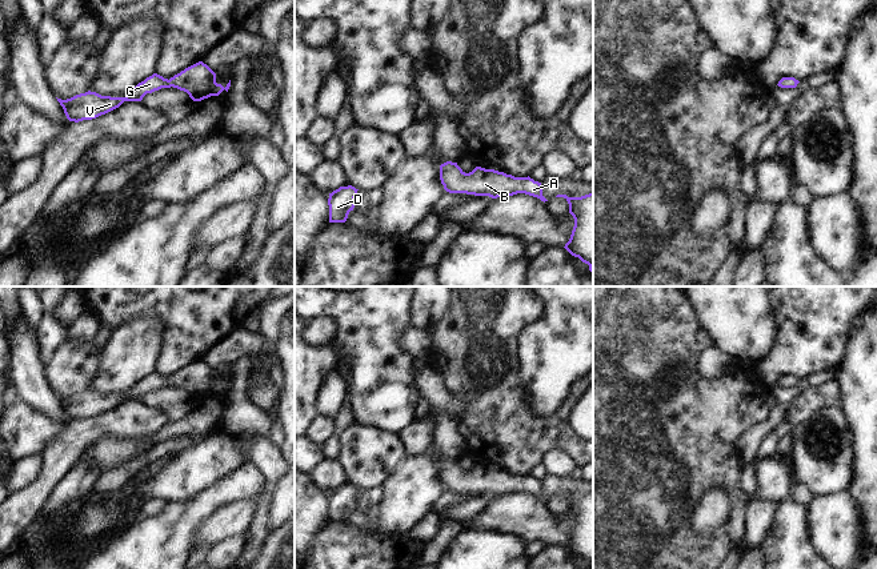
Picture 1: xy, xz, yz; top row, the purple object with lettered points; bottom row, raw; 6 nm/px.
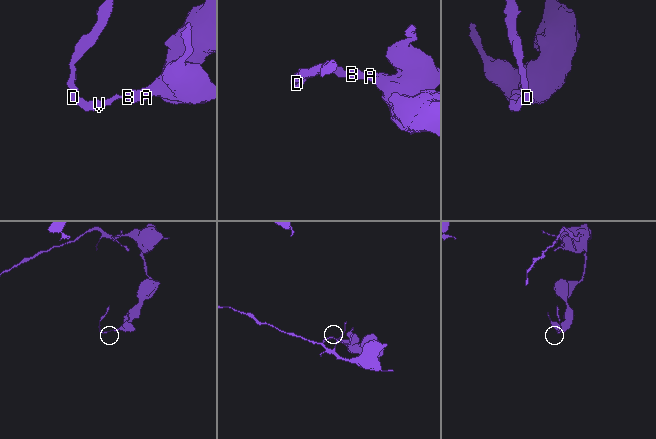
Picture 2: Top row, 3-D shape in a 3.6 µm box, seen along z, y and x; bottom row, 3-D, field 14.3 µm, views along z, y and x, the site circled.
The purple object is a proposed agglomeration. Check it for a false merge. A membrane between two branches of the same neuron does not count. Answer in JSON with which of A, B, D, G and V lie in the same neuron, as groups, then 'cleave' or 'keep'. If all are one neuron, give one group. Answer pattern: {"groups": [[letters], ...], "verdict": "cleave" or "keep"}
{"groups": [["A", "B", "D", "G", "V"]], "verdict": "keep"}

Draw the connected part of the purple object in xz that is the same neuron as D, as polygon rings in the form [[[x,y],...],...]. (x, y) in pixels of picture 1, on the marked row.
[[[340,187],[339,189],[329,193],[329,223],[345,223],[348,215],[355,208],[355,197],[357,195],[355,187]]]

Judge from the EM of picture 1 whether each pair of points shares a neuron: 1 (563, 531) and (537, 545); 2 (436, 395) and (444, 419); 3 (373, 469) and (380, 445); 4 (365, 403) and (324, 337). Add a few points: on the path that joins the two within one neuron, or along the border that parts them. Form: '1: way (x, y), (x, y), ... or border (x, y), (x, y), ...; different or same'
1: border (527, 541), (541, 540), (545, 544); different
2: border (432, 408), (448, 415); different
3: way (373, 464), (373, 455), (377, 451); same
4: border (309, 320), (329, 316), (336, 325), (333, 341); different

